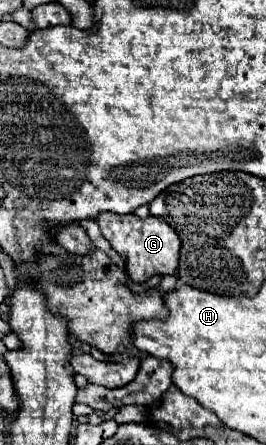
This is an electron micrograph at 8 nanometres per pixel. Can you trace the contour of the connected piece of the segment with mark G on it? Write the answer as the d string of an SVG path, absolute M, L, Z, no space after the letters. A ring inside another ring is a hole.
M101 213L95 221L99 223L103 237L127 263L127 273L135 283L145 283L155 273L161 273L161 275L175 273L179 263L181 241L173 231L173 227L169 227L169 223L151 215L147 219L139 219L135 213L127 213L127 215Z

